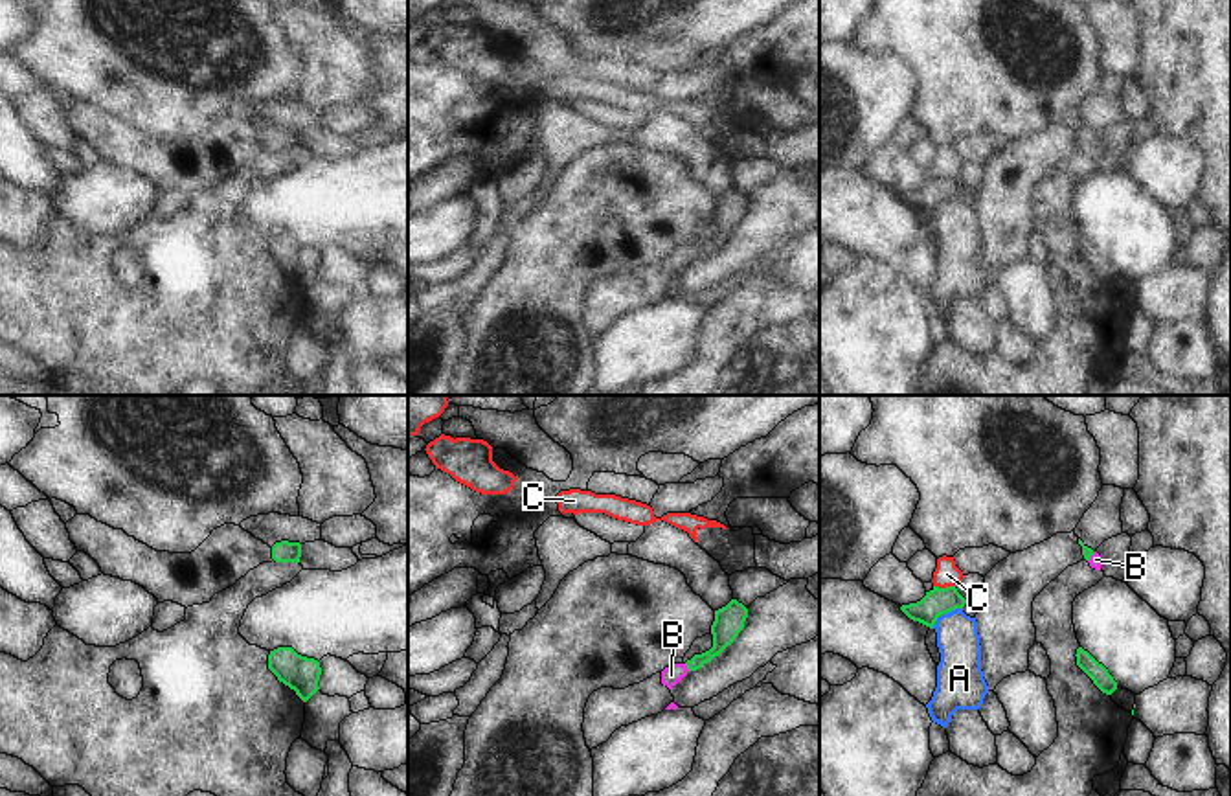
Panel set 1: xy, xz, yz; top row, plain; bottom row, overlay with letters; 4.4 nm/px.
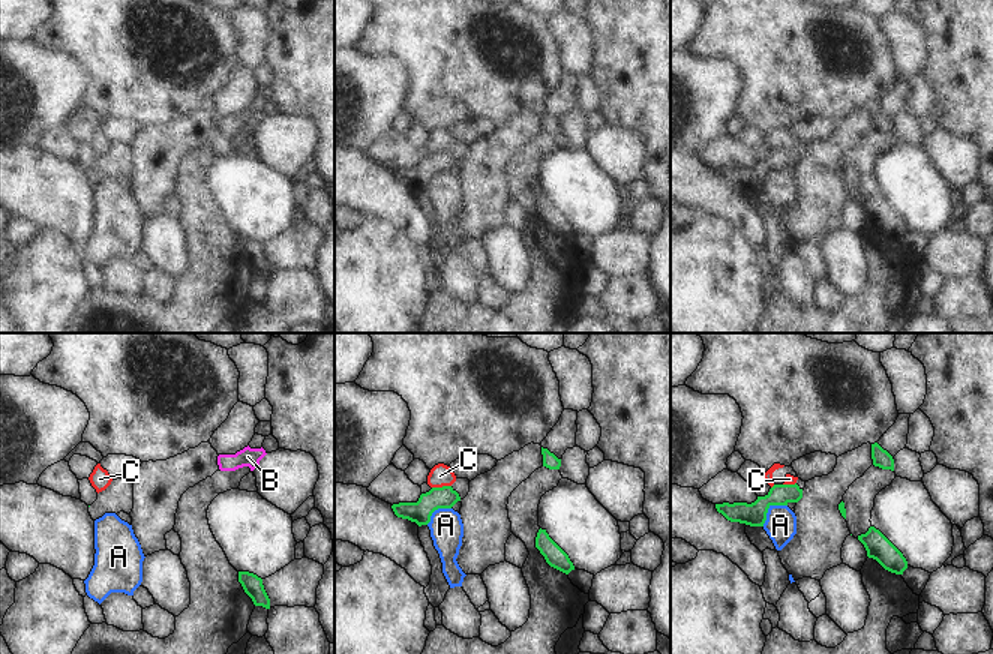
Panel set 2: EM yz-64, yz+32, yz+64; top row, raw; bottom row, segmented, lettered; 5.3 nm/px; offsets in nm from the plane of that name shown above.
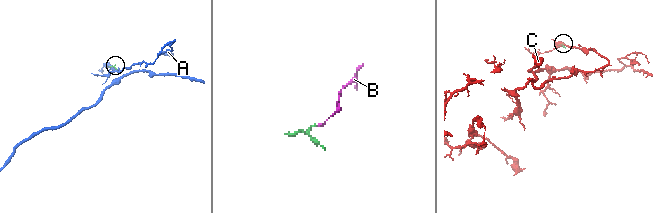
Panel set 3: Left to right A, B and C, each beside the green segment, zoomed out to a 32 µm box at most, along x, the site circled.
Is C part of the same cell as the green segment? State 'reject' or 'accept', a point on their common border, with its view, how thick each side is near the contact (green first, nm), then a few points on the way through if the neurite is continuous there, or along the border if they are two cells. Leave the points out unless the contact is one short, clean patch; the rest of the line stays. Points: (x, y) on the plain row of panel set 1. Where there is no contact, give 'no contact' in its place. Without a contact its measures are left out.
reject; contact yz (947, 175); calibres 120 and 110 nm; border yz (934, 173), (954, 175)

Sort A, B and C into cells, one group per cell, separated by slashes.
A / B / C

